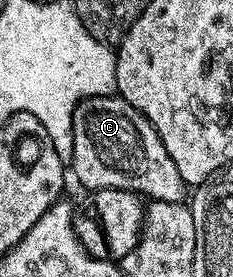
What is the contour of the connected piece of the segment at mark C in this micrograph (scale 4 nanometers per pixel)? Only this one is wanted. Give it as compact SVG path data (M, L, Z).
M87 97L80 101L71 116L71 134L73 151L69 169L75 172L76 179L87 191L124 189L151 201L175 204L188 196L189 186L181 179L181 171L177 171L157 131L122 97Z

